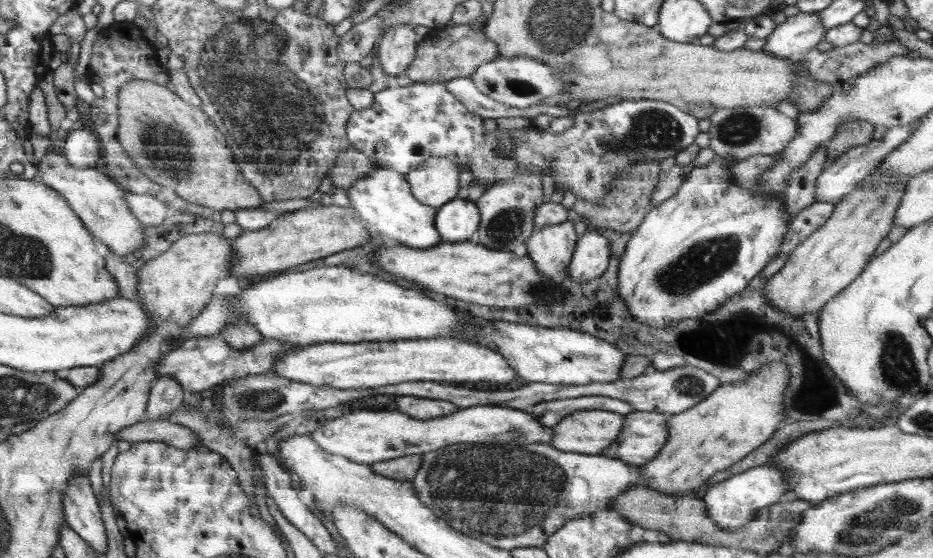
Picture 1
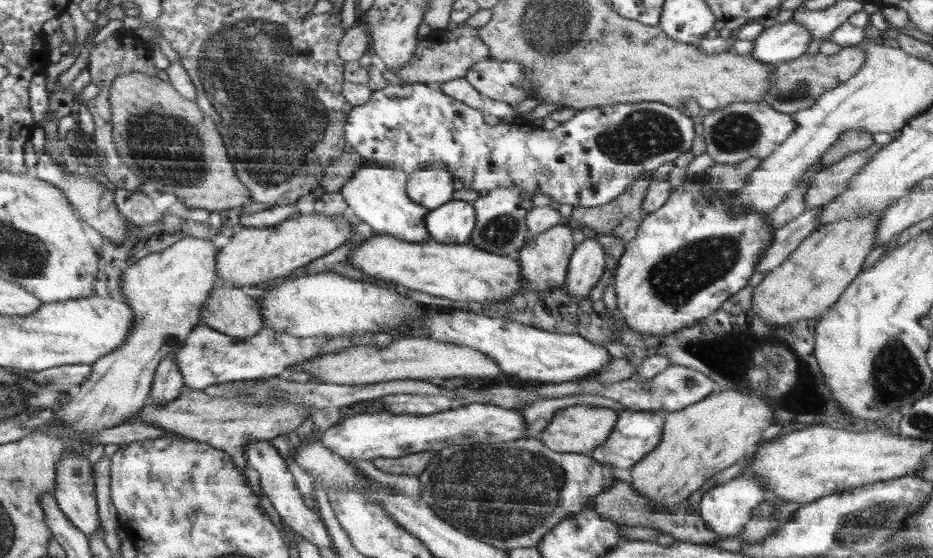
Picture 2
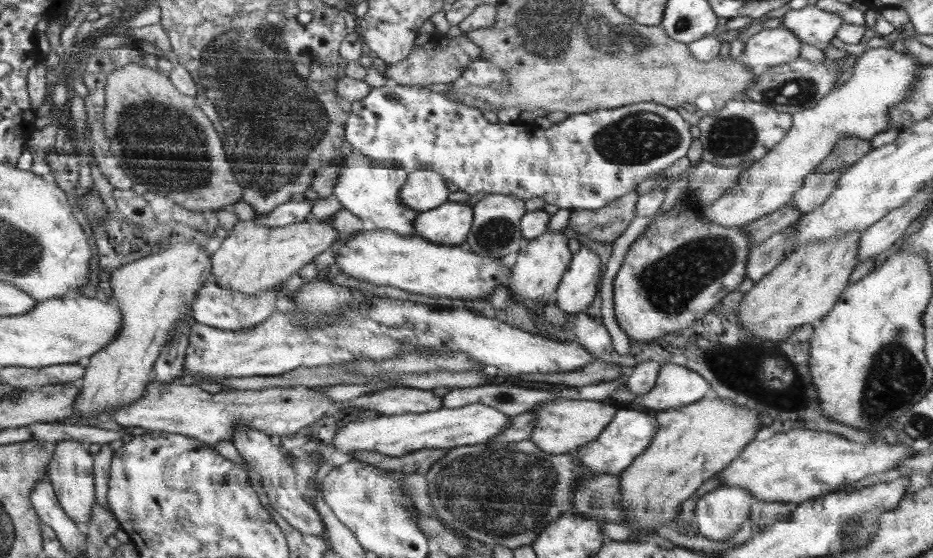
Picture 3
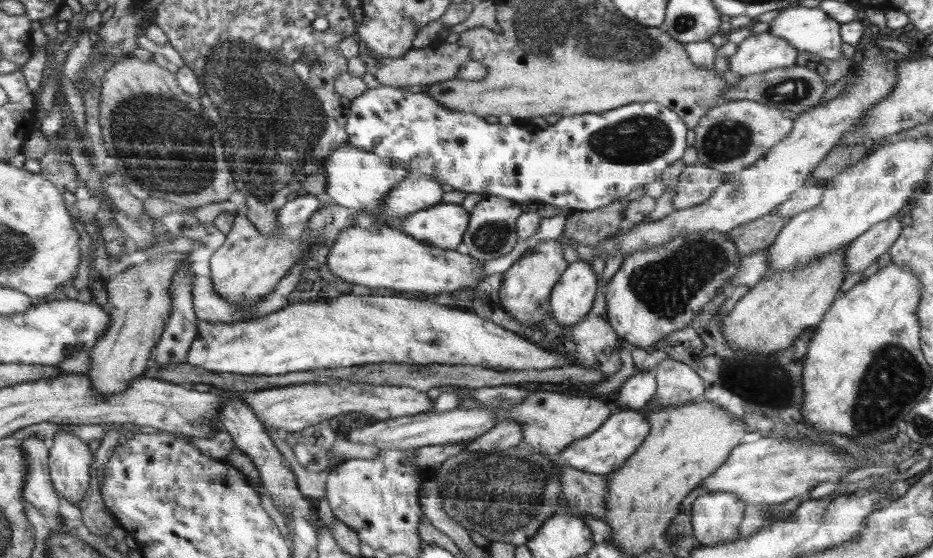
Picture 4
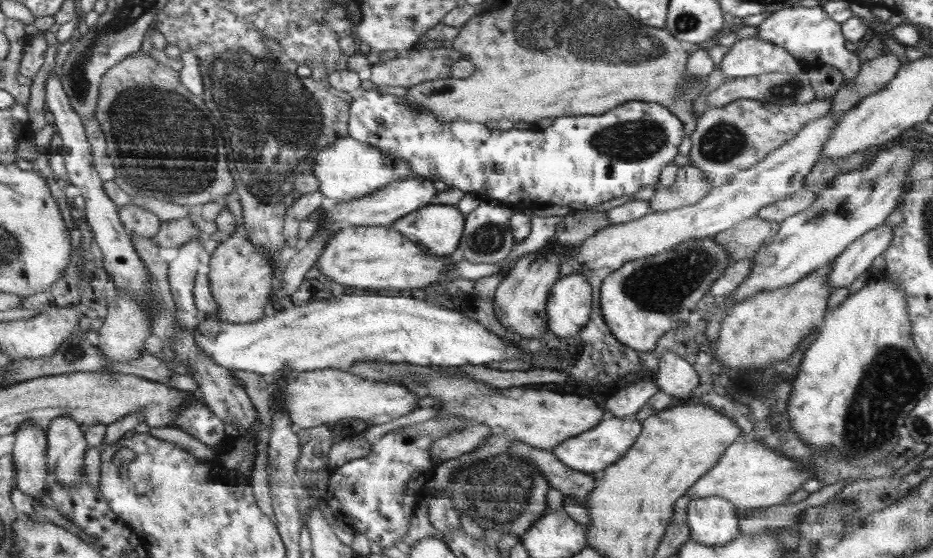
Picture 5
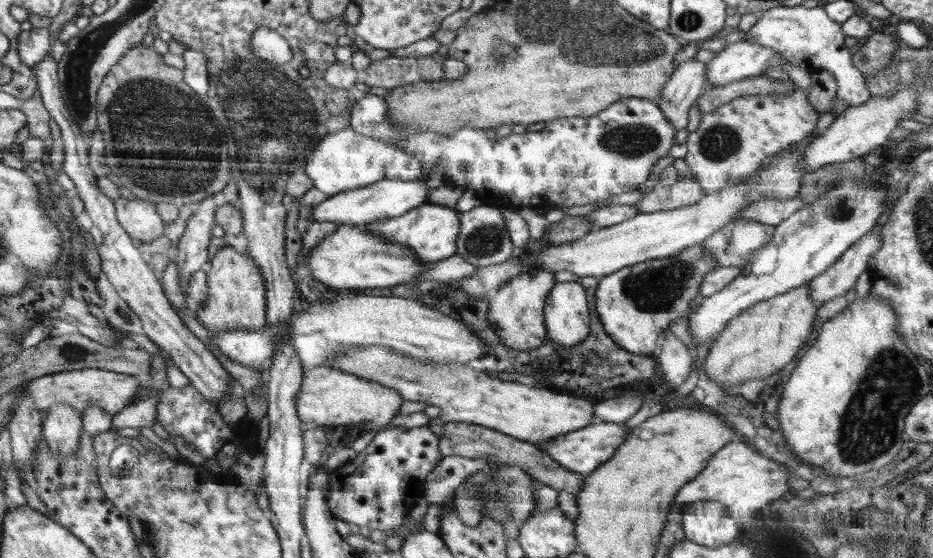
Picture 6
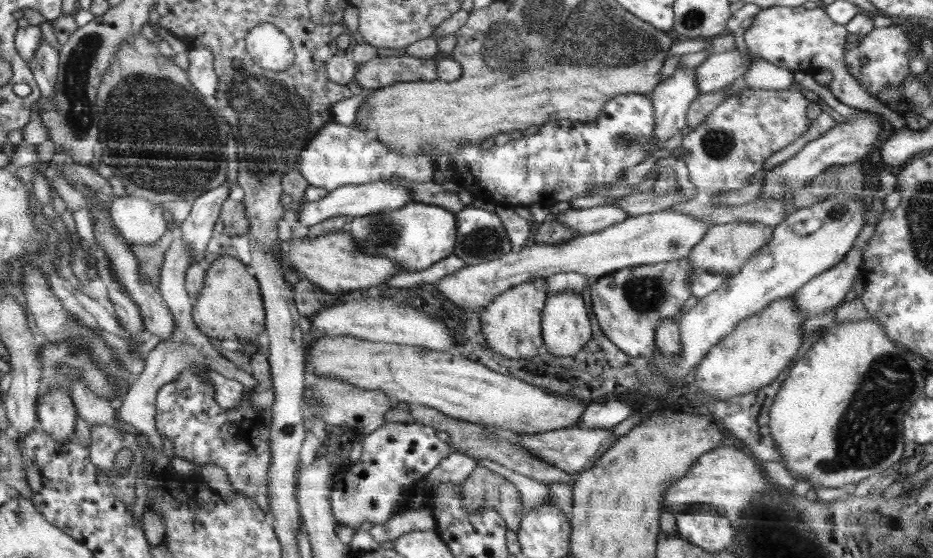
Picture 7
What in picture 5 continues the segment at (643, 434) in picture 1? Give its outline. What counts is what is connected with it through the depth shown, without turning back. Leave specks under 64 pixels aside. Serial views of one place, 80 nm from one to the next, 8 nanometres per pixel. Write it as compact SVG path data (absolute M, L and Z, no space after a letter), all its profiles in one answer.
M634 414L622 418L618 416L606 417L592 430L586 431L582 435L573 436L572 439L566 439L560 446L550 451L570 468L597 475L621 459L625 452L632 448L642 430L644 430L644 425L636 419Z

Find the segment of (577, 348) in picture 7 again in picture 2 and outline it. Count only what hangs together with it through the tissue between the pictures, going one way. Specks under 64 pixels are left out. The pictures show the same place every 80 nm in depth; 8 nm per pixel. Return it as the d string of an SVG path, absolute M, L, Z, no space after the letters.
M585 239L573 252L569 262L565 287L575 300L588 299L593 287L601 280L606 268L602 246L594 239Z

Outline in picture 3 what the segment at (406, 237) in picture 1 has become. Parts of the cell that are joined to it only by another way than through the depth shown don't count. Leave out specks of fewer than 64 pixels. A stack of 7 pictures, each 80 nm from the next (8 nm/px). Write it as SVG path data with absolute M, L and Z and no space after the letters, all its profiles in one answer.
M347 149L344 156L336 164L340 164L340 176L333 188L333 195L340 201L344 209L348 209L352 214L359 216L362 220L371 220L378 230L392 230L400 236L417 236L414 233L414 219L420 216L420 210L411 210L401 202L401 193L403 191L406 179L404 169L387 164L378 164L376 161L362 156L362 154Z

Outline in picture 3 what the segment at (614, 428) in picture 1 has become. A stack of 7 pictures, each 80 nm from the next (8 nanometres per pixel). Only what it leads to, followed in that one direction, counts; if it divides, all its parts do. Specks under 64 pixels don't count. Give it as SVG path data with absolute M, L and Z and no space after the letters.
M553 398L533 406L534 429L529 439L548 453L564 454L584 447L600 438L600 434L615 418L618 407L604 405L602 401Z

